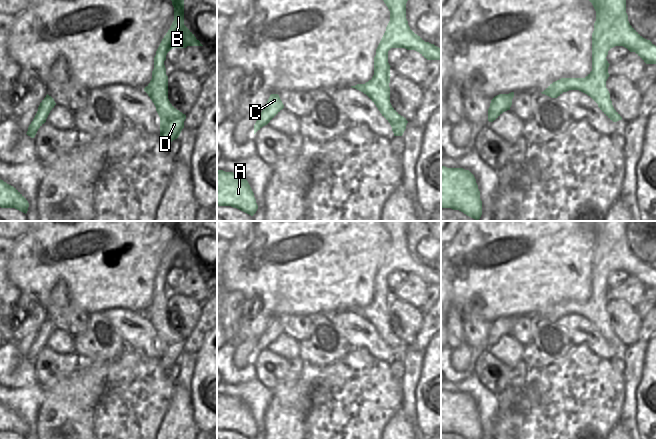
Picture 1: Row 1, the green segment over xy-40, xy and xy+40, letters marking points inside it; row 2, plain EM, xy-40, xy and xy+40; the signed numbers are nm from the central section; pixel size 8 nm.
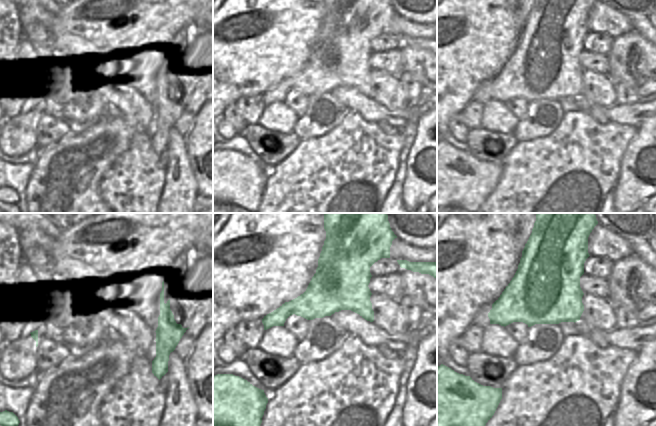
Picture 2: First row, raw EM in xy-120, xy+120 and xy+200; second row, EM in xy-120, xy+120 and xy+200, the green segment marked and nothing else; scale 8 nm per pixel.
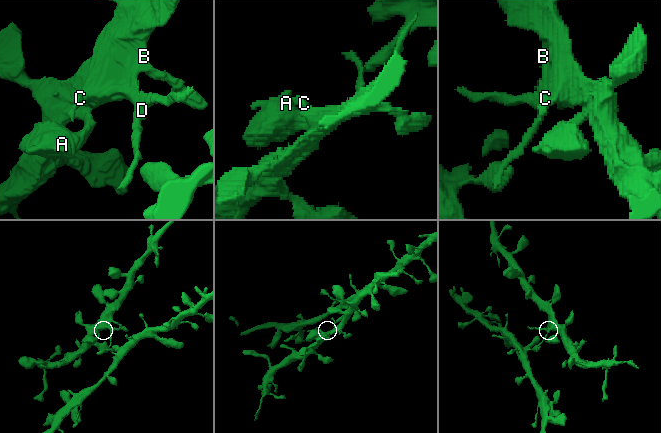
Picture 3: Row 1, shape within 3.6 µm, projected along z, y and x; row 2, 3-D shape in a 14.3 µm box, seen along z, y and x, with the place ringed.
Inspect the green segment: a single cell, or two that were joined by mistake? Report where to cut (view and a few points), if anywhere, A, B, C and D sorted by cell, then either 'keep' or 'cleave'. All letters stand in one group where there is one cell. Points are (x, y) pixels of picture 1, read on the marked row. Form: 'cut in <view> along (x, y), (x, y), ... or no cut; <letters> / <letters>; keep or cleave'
cut in xy along (389, 69), (381, 90), (368, 96); A B C / D; cleave

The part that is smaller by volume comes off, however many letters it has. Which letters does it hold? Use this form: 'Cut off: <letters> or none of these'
Cut off: D.

